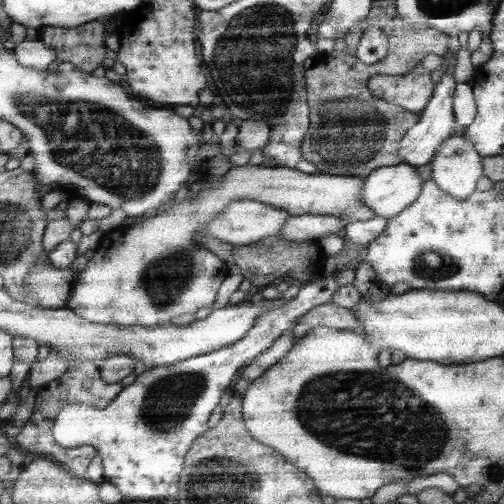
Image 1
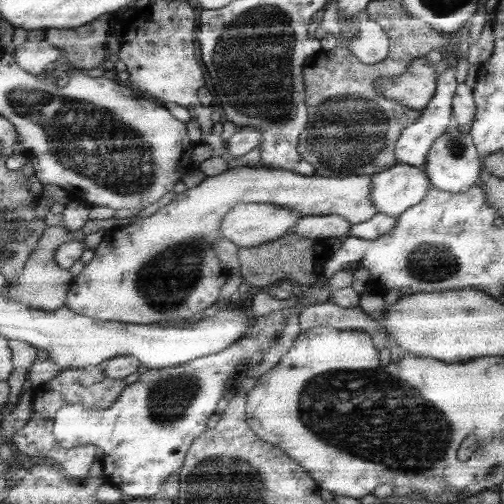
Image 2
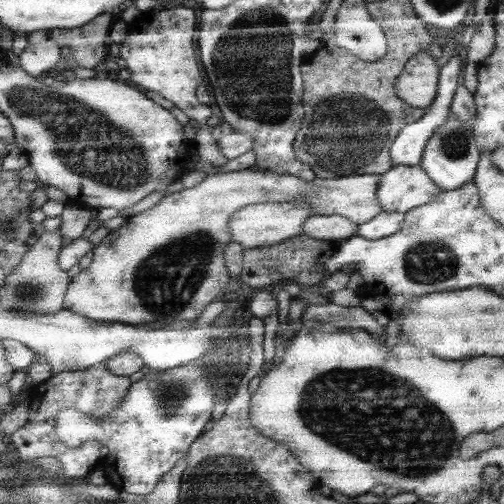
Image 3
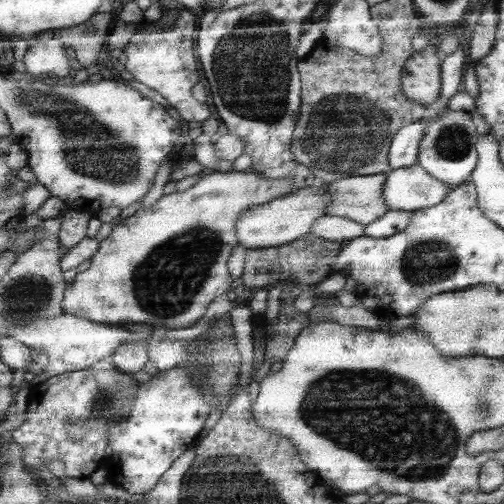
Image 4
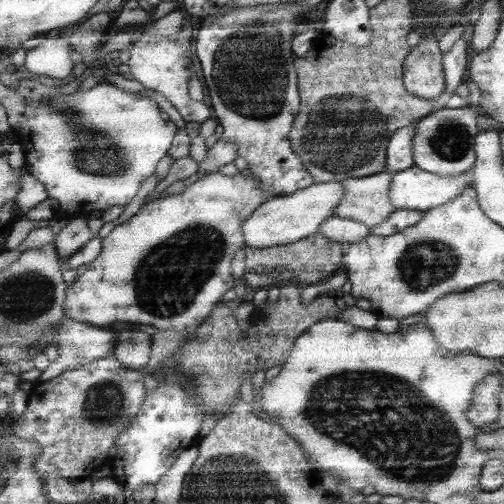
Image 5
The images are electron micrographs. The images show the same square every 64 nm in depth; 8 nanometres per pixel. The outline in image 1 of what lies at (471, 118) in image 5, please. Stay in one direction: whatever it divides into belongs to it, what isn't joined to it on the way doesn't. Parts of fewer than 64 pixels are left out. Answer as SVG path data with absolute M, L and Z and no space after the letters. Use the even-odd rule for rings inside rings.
M451 134L433 154L431 180L449 198L463 202L475 192L475 182L483 176L481 154L471 146L465 136Z

